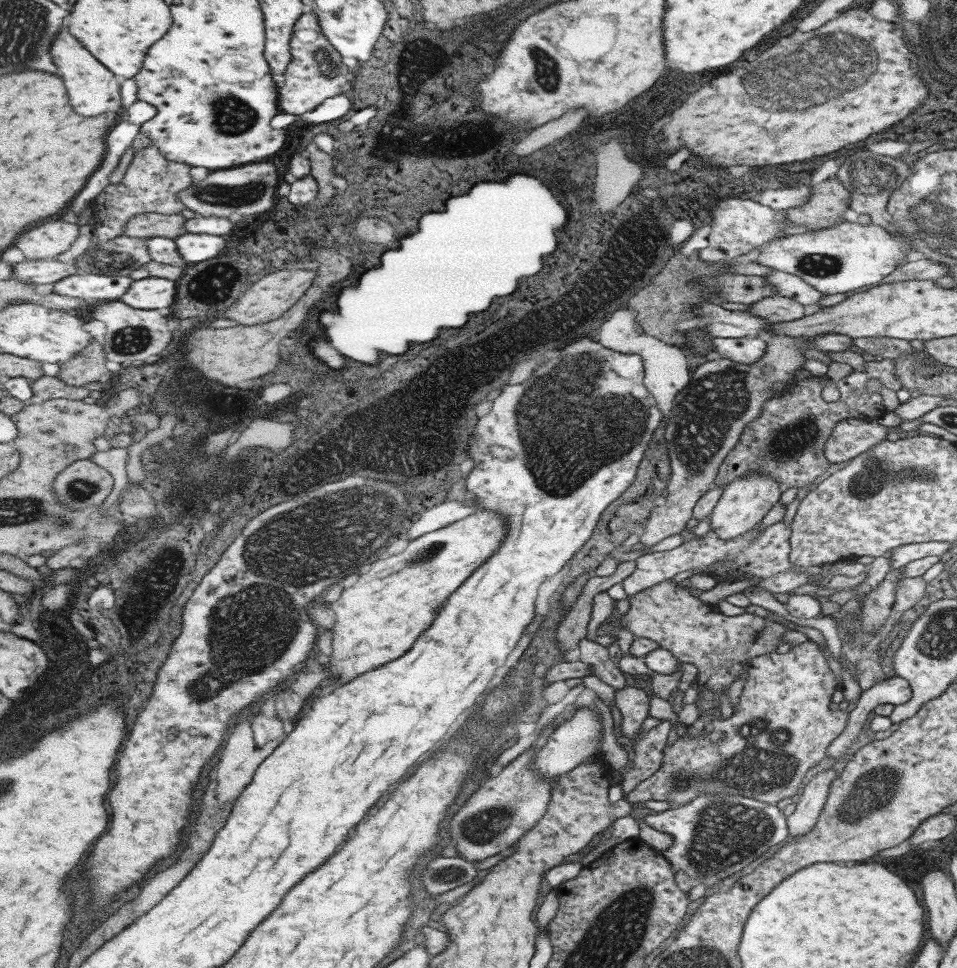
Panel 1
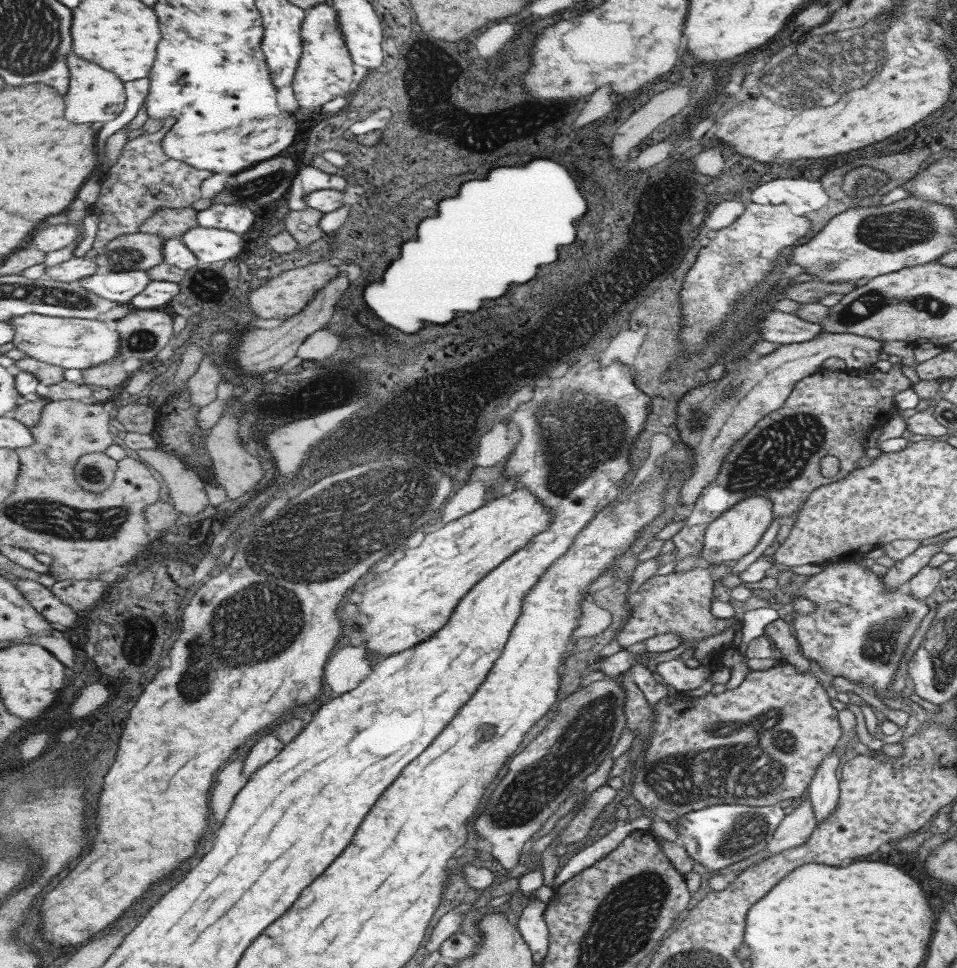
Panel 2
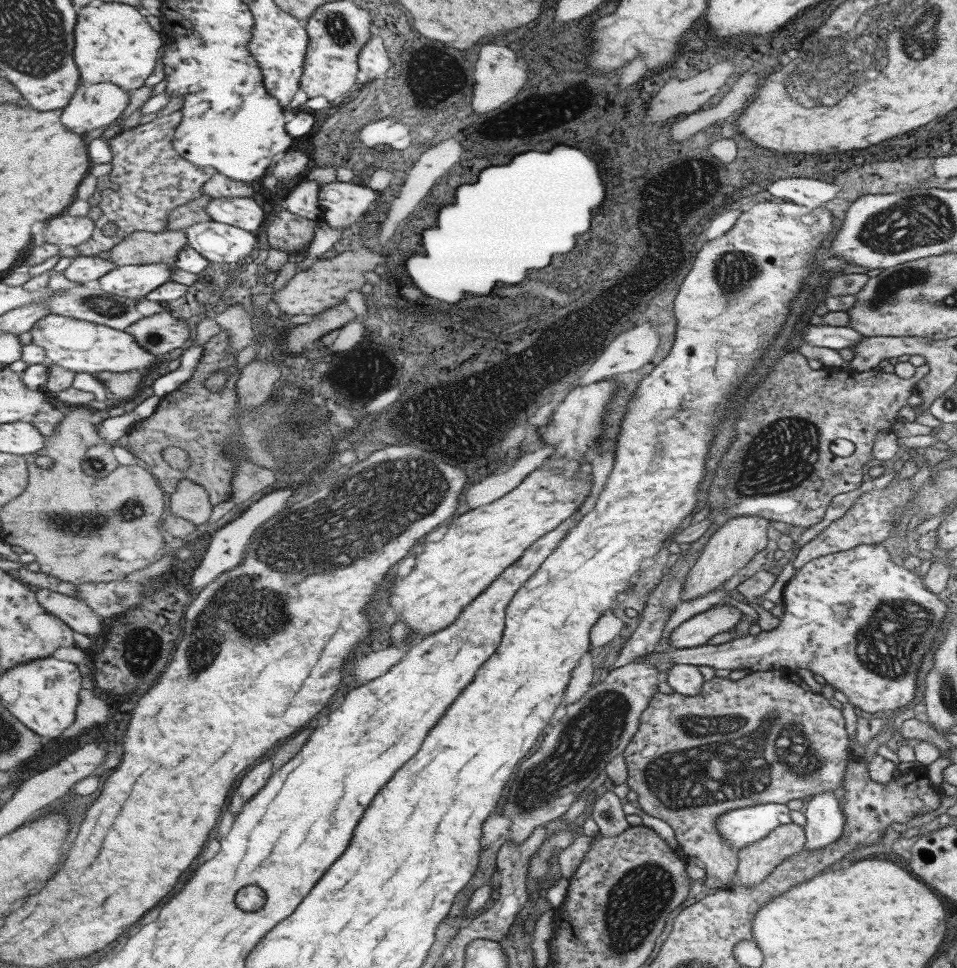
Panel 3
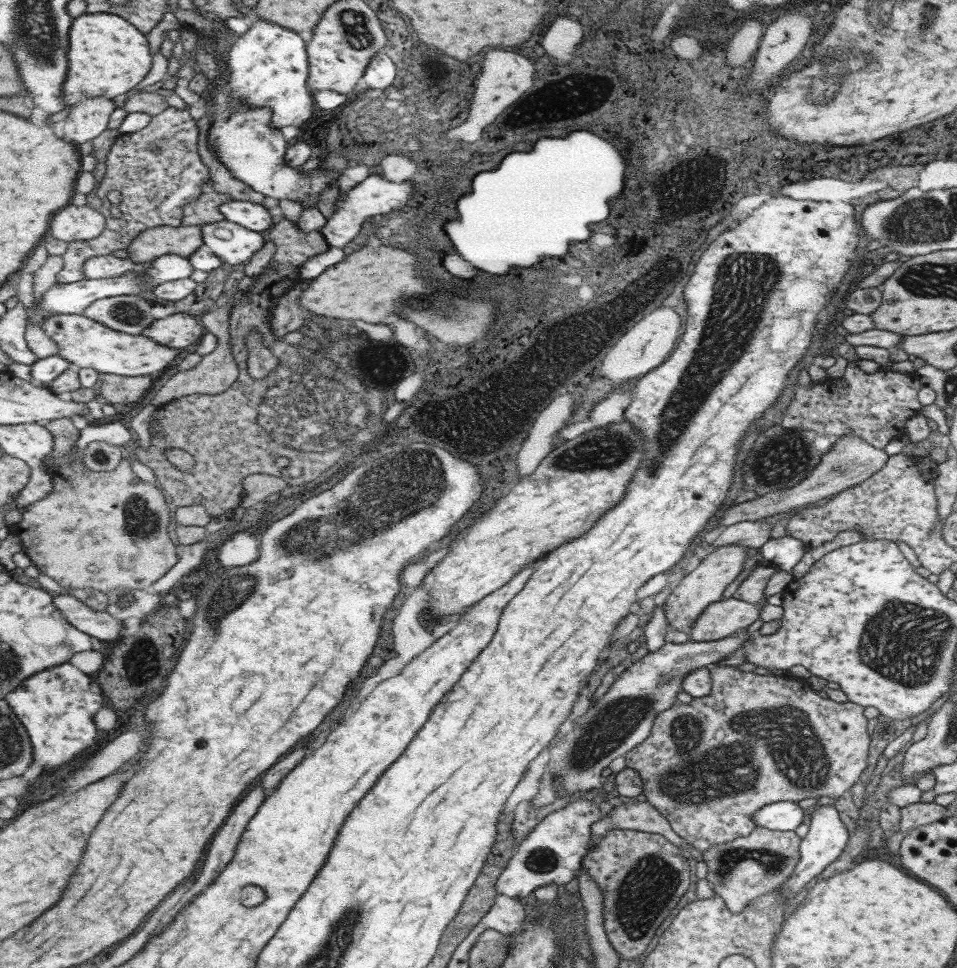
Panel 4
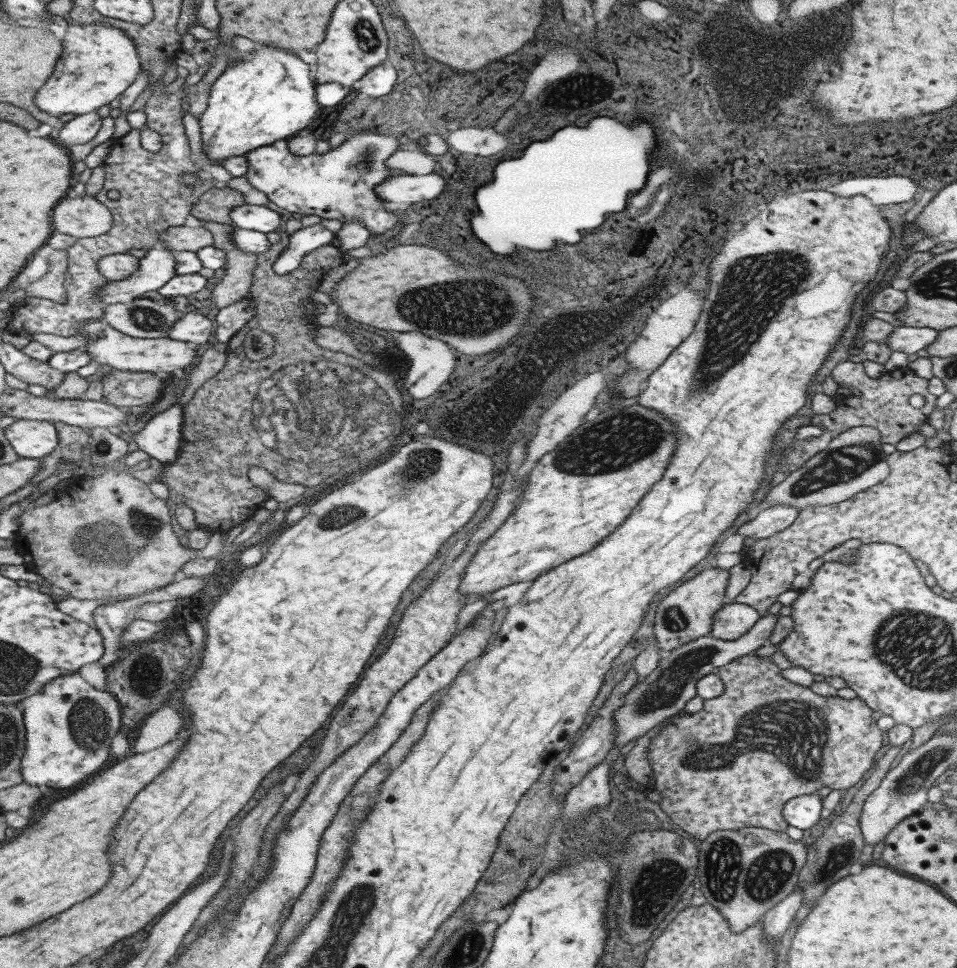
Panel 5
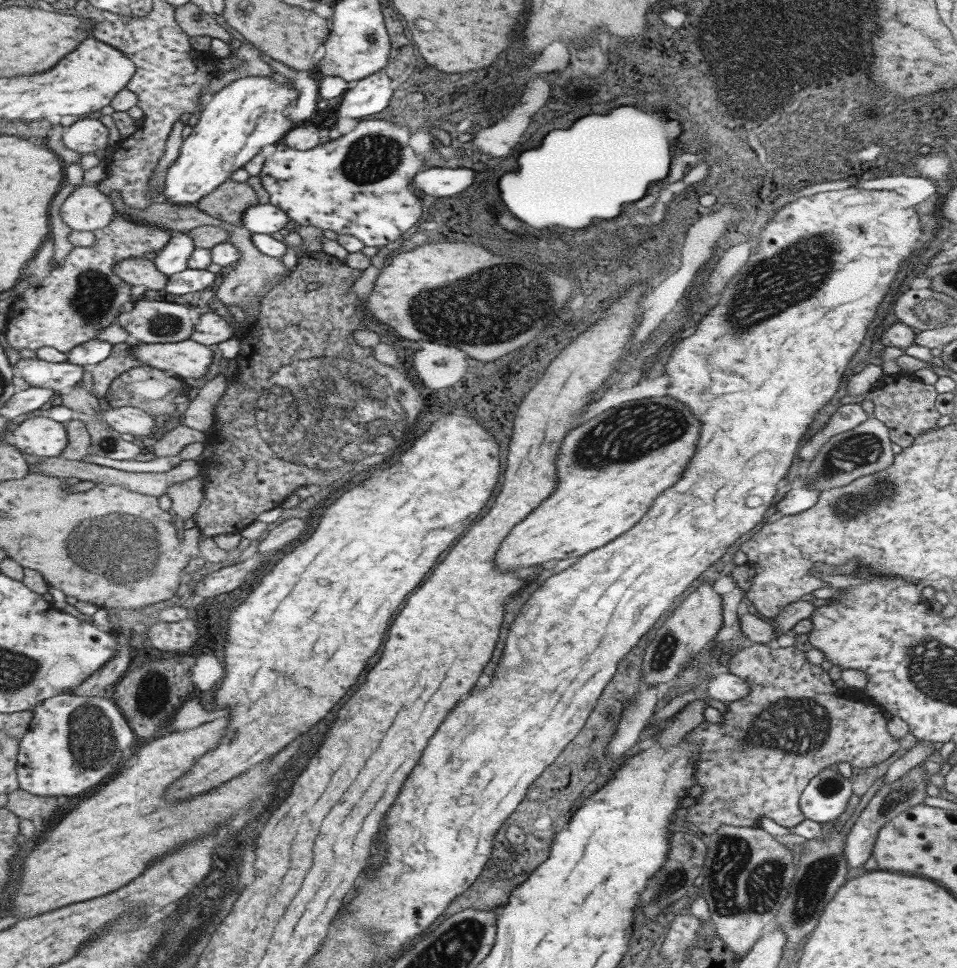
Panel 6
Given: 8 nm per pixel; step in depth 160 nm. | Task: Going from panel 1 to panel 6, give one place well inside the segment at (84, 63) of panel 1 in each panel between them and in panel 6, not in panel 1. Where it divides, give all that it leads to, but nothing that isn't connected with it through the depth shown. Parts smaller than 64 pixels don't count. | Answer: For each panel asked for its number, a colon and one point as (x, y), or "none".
2: (97, 95)
3: (95, 106)
4: (87, 119)
5: (82, 129)
6: (86, 136)

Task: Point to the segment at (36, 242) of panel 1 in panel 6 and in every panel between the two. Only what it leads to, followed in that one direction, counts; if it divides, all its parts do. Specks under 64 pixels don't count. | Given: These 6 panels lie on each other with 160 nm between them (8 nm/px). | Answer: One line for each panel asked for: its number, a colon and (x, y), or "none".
2: (55, 237)
3: (72, 231)
4: (75, 222)
5: (84, 216)
6: (87, 209)

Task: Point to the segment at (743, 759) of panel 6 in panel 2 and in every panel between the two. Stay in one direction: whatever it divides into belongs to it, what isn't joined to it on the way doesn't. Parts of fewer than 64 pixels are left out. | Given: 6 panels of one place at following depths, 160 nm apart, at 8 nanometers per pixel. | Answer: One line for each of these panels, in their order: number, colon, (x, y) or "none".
2: (785, 725)
3: (766, 738)
4: (706, 766)
5: (791, 741)

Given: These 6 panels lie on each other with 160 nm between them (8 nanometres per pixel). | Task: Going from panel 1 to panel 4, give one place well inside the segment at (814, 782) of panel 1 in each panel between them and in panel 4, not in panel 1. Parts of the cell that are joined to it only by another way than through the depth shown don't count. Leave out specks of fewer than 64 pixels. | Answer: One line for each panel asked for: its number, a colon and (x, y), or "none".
2: (794, 828)
3: (755, 860)
4: (740, 870)

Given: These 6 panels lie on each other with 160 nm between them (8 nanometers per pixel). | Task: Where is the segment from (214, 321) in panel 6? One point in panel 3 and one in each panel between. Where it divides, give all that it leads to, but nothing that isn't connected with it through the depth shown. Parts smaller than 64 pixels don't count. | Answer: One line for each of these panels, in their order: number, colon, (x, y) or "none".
3: (159, 333)
4: (180, 330)
5: (195, 328)

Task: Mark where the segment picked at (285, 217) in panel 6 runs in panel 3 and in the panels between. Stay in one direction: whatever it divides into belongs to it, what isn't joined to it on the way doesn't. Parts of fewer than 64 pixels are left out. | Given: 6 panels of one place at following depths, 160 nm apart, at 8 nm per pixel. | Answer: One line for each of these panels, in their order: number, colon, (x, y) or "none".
3: (243, 212)
4: (256, 217)
5: (251, 217)

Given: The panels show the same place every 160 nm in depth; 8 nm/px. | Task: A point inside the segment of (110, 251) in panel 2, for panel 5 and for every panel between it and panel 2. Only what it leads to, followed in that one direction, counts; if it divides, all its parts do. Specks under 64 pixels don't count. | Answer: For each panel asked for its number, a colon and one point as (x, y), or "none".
3: (142, 247)
4: (183, 240)
5: (185, 238)

